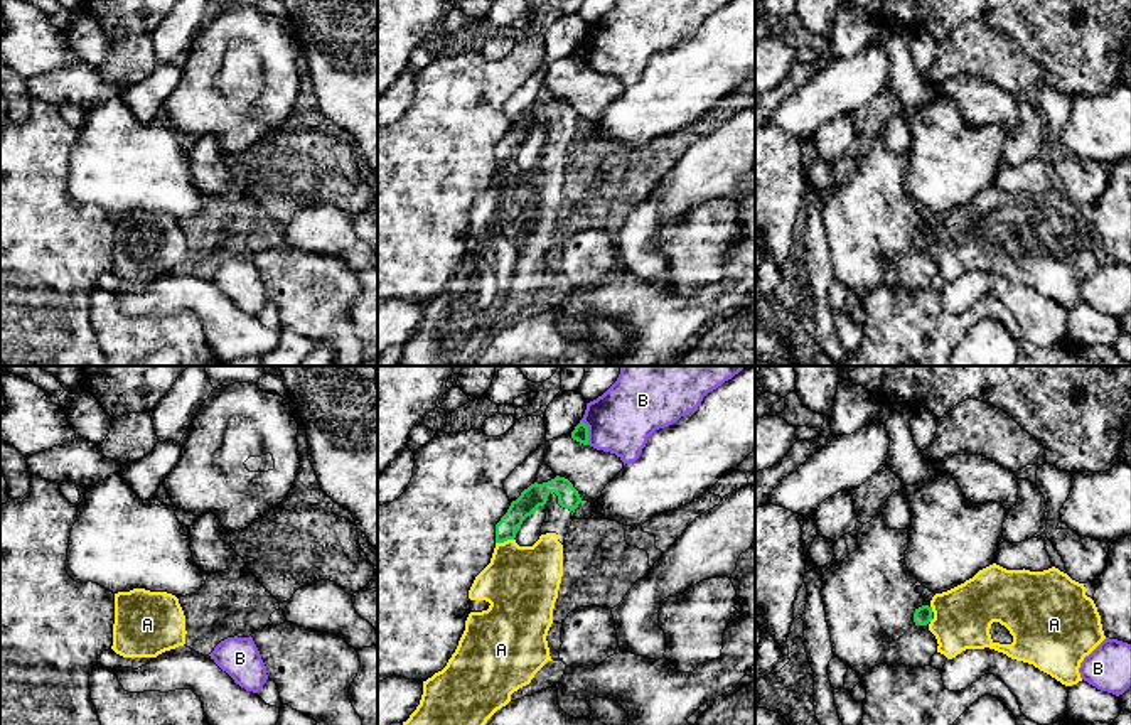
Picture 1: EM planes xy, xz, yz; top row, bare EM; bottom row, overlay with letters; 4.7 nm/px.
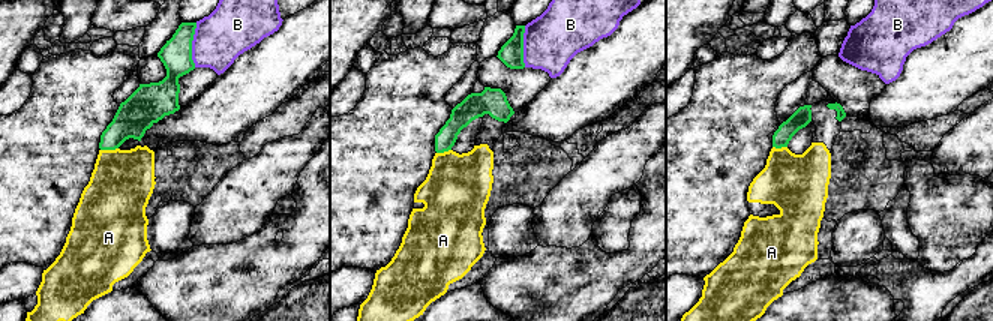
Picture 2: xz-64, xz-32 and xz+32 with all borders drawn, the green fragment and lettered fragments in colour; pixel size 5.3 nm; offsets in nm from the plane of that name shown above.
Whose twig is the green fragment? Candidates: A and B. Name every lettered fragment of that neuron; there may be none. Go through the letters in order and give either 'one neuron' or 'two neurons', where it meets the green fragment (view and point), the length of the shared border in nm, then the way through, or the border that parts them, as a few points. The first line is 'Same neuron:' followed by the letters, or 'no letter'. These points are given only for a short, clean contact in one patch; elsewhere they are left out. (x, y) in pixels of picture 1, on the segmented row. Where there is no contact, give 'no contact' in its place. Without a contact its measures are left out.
Same neuron: A
A: one neuron | xz (504, 540) | 90 nm | across xz (531, 498), (506, 528), (504, 540), (508, 558), (521, 584)
B: two neurons | xz (587, 432) | 130 nm

